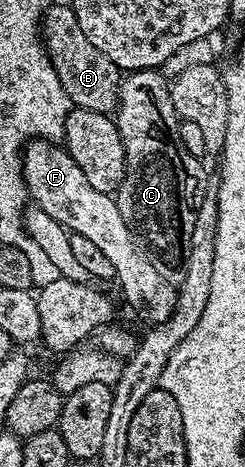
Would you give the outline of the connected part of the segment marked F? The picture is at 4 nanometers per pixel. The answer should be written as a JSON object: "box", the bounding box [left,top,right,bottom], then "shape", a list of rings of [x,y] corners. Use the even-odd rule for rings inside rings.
{"box":[22,138,177,325],"shape":[[[32,138],[23,145],[22,171],[24,187],[31,196],[31,202],[48,215],[48,219],[53,225],[65,224],[69,233],[77,232],[82,234],[82,238],[90,238],[90,242],[94,242],[98,246],[98,250],[102,250],[102,254],[106,254],[106,258],[110,258],[110,266],[114,266],[116,275],[115,283],[120,284],[121,290],[124,291],[125,302],[145,320],[145,325],[164,323],[171,316],[175,307],[177,289],[169,280],[162,278],[162,274],[158,274],[158,270],[154,270],[154,266],[150,266],[150,258],[146,258],[136,237],[126,226],[115,199],[102,190],[94,190],[94,186],[90,186],[90,182],[86,182],[86,174],[82,174],[82,170],[78,170],[78,162],[74,162],[74,158],[68,153],[67,148],[48,138]]]}

